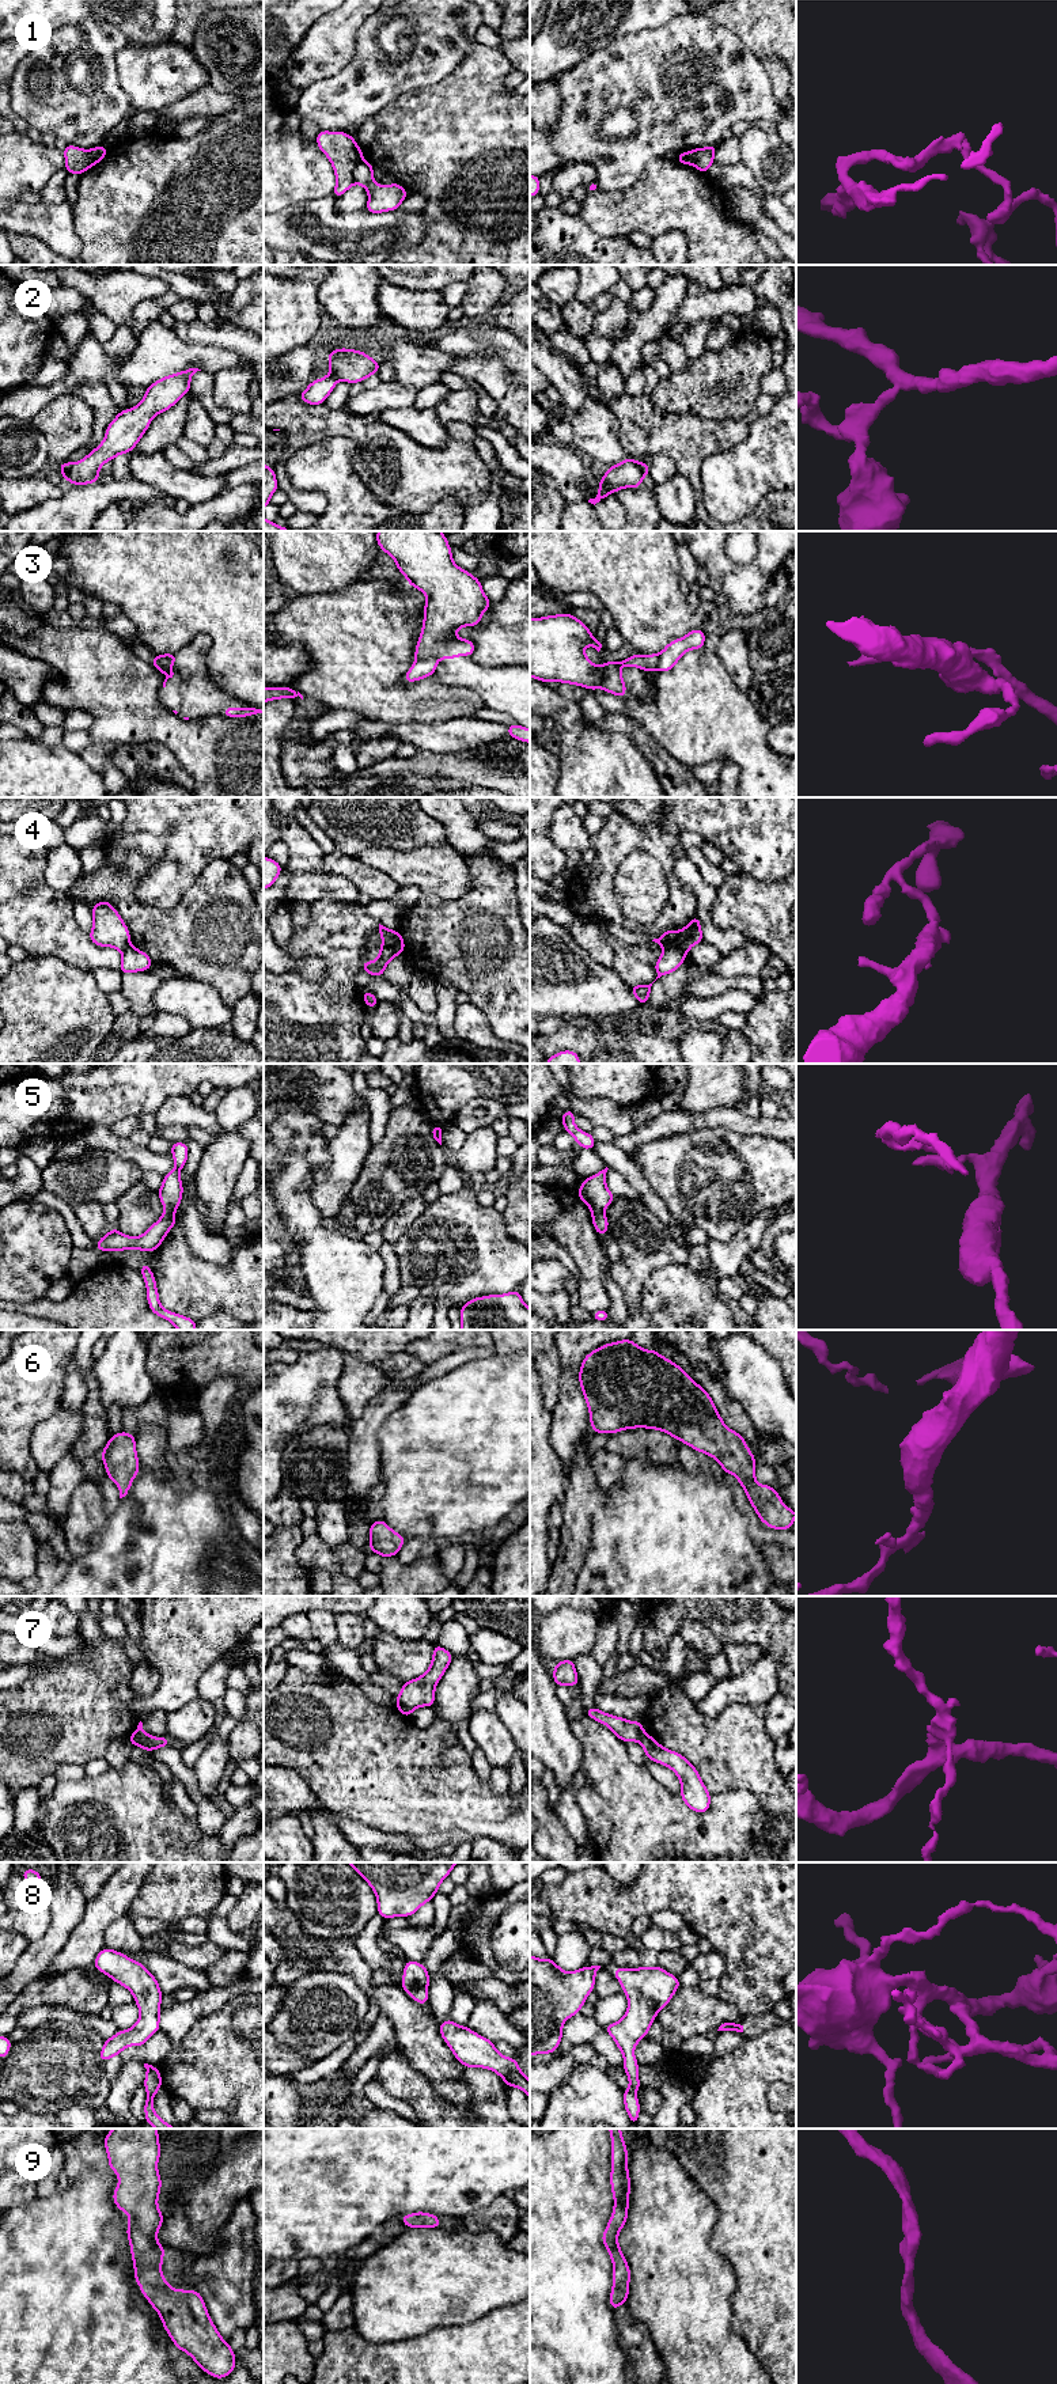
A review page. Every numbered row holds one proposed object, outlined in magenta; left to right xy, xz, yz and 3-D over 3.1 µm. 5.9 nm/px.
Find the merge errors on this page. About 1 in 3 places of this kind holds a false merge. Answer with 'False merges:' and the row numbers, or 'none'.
False merges: 1, 2, 3, 4, 5, 7

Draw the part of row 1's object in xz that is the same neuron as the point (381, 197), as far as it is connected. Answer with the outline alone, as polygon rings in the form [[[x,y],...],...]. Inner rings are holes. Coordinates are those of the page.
[[[360,159],[353,170],[355,183],[361,185],[368,192],[368,204],[364,208],[370,213],[398,211],[401,202],[409,193],[398,183],[376,185],[374,182],[374,166]]]

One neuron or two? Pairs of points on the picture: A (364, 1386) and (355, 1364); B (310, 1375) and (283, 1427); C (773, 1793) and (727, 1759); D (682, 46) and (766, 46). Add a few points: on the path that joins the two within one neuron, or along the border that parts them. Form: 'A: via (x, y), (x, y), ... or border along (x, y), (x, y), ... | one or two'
A: via (360, 1380), (355, 1369) | one
B: via (306, 1387), (283, 1410), (283, 1414) | one
C: via (762, 1782), (738, 1759) | one
D: border along (723, 26), (730, 29), (760, 60) | two

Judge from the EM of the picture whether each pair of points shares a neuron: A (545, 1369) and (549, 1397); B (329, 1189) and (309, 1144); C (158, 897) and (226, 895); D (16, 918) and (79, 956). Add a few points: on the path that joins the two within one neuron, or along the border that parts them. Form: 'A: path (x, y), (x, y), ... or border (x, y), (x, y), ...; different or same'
A: path (549, 1376), (549, 1390); same
B: border (329, 1140), (329, 1160), (310, 1192); different
C: border (201, 871), (174, 906), (152, 908); different
D: path (31, 920), (38, 927), (53, 931), (64, 942); same

